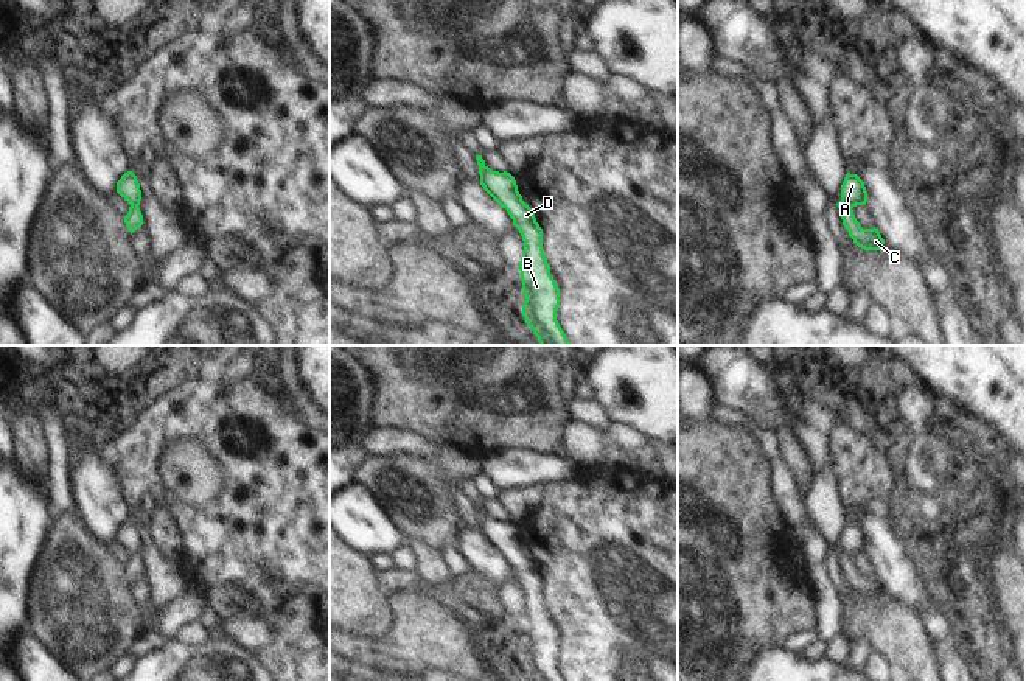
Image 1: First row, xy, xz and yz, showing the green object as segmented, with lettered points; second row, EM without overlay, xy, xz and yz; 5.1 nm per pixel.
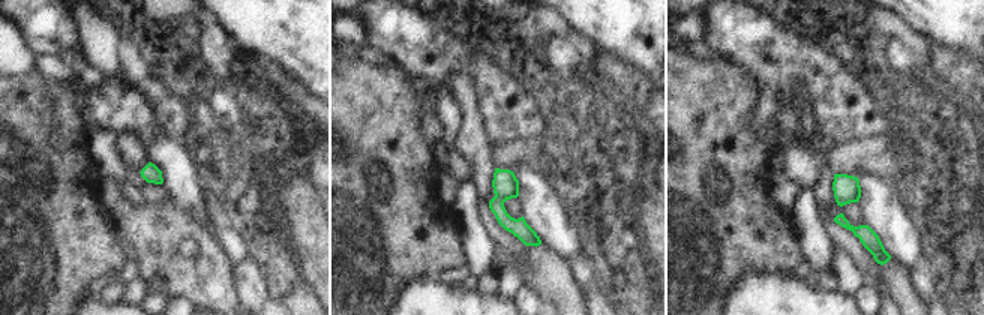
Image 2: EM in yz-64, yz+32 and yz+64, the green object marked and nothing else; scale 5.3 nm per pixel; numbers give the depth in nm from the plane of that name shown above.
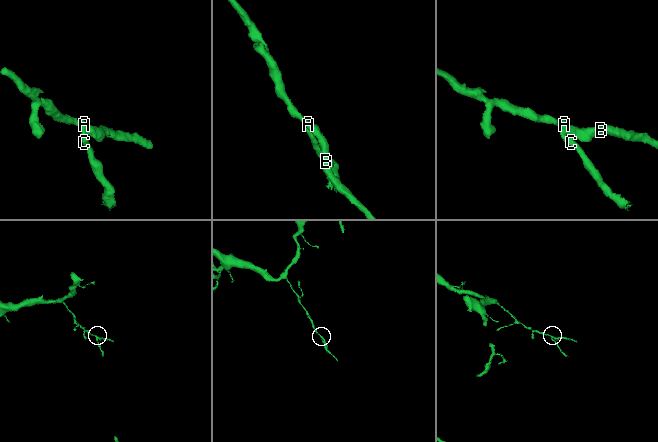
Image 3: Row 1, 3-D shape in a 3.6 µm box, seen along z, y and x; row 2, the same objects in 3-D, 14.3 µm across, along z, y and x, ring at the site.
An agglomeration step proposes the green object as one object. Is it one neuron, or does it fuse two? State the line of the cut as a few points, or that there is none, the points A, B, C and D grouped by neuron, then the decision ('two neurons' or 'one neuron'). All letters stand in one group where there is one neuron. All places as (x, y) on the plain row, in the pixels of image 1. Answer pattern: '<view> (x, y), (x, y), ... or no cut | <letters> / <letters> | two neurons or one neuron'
yz (841, 548), (852, 555) | A B D / C | two neurons

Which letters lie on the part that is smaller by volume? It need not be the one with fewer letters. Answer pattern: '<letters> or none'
C

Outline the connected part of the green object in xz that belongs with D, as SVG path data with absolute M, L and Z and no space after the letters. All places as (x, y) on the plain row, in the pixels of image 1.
M479 513L480 533L507 558L513 574L519 578L524 599L519 611L524 639L522 665L533 681L564 681L557 669L560 636L550 623L550 616L543 599L543 577L533 558L522 549L515 526L504 519L493 519Z

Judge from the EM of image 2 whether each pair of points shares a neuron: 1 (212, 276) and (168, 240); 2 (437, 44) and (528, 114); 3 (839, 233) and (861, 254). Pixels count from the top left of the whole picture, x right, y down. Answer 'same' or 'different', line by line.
1: same
2: same
3: same

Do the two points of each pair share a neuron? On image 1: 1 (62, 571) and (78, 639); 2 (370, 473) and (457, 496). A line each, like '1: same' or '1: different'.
1: same
2: different

